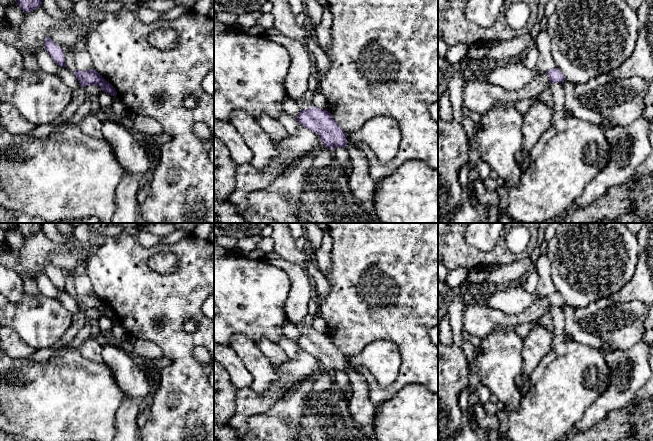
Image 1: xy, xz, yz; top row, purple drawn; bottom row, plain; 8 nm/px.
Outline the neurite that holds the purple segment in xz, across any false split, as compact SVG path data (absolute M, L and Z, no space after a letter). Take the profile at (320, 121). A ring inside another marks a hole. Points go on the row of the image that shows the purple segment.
M308 90L302 98L296 101L301 110L295 118L302 126L316 133L324 146L333 150L337 147L346 148L346 133L336 123L331 113L311 104L314 93Z

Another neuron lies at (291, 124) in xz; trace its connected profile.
M283 112L279 115L277 120L282 124L282 126L287 130L290 134L295 134L301 124L295 117Z

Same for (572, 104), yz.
M567 79L561 83L565 93L565 111L570 112L573 117L597 124L605 130L615 127L612 122L604 118L600 113L584 107L574 94L575 84Z

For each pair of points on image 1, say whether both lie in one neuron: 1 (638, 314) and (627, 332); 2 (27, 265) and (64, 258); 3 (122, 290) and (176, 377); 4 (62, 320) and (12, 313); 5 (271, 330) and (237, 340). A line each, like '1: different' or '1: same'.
1: same
2: same
3: same
4: same
5: different

